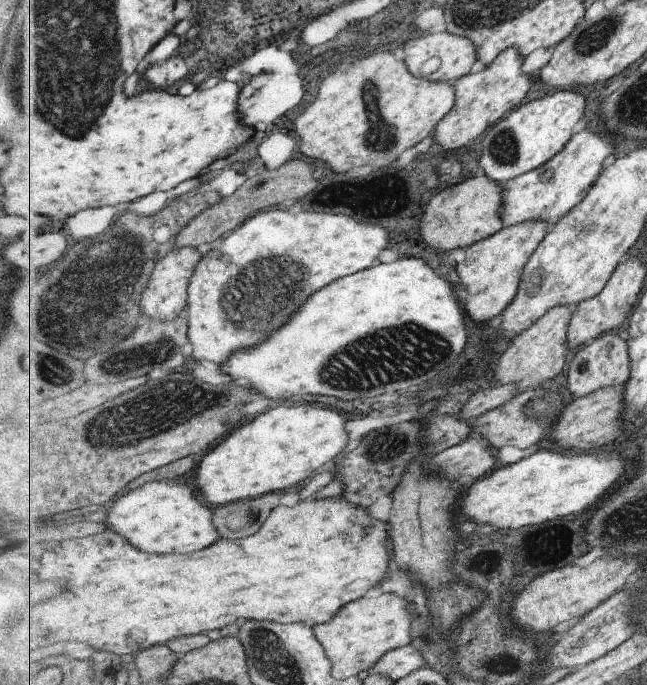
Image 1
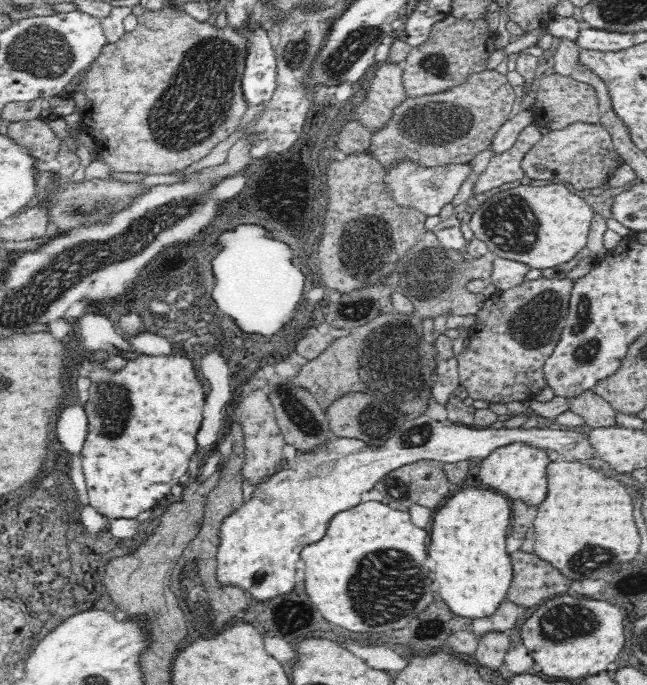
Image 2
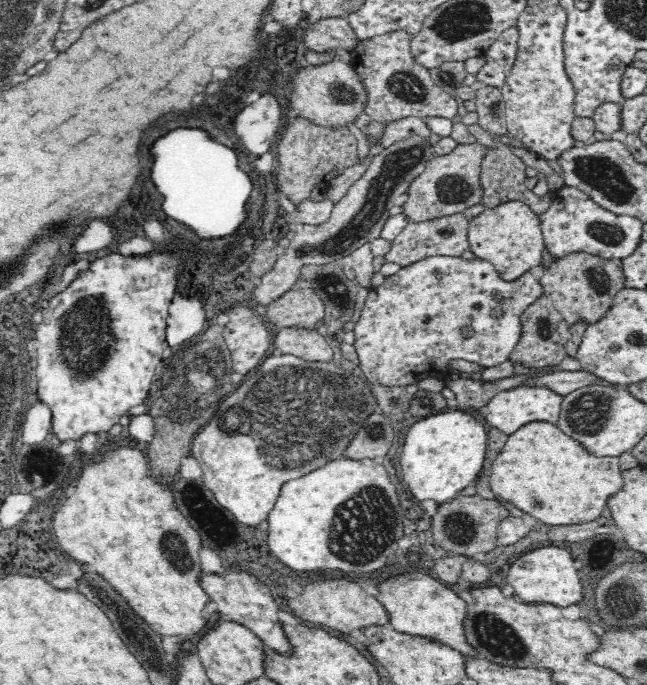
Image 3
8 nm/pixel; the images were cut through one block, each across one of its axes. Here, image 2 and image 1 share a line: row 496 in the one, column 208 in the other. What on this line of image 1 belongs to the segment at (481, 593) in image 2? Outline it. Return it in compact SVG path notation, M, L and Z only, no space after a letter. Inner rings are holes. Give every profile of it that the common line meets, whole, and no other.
M282 405L277 412L267 411L233 429L215 448L198 459L193 467L197 490L201 492L203 500L211 506L219 506L233 501L254 499L287 490L291 486L301 484L309 475L323 472L329 461L335 462L341 454L345 454L343 453L345 444L349 444L347 432L343 428L345 418L329 416L329 412L331 410L323 410L323 407L319 407L319 410L307 410L307 408Z

